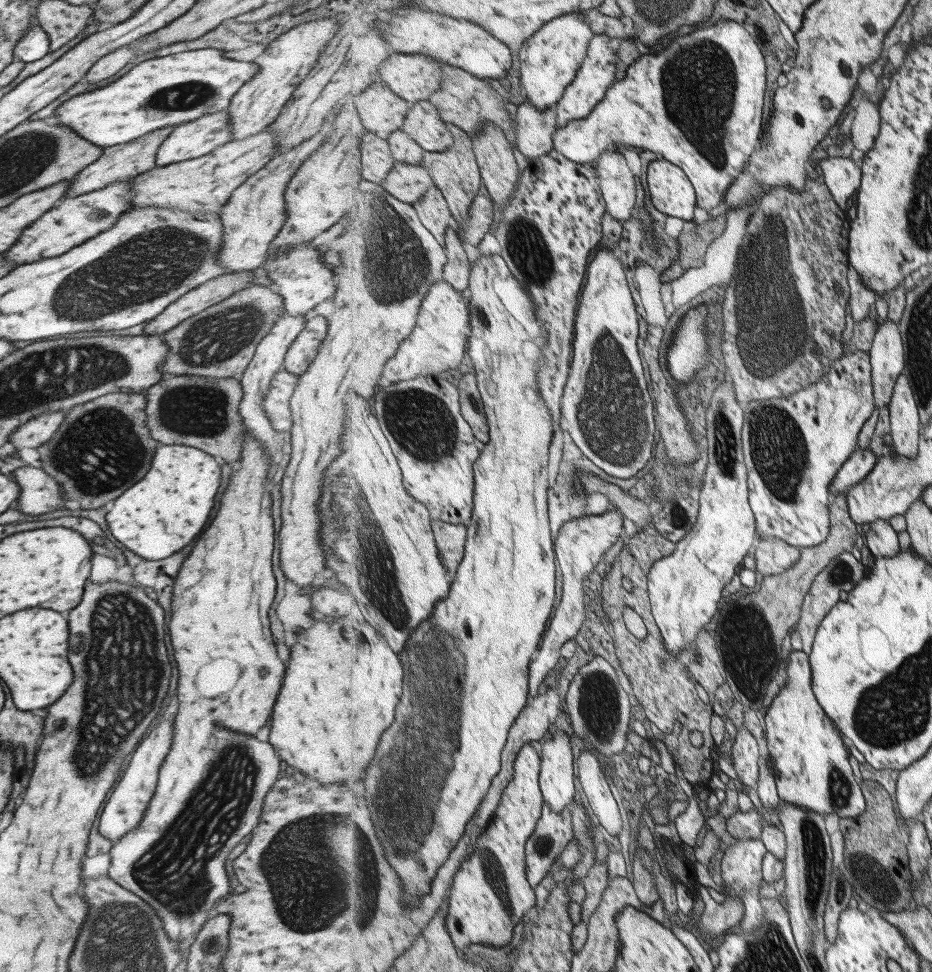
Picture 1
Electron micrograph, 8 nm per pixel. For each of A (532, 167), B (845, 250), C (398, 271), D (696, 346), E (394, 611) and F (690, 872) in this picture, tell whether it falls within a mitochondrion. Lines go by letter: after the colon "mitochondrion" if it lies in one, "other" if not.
A: other
B: other
C: mitochondrion
D: other
E: mitochondrion
F: other

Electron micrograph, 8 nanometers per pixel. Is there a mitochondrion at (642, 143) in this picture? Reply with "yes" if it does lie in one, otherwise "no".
no

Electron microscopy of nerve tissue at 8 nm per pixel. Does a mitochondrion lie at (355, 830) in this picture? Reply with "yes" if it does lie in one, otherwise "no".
yes

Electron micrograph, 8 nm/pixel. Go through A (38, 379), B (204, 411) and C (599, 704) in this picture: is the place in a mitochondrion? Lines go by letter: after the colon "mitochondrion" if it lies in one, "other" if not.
A: mitochondrion
B: mitochondrion
C: mitochondrion

